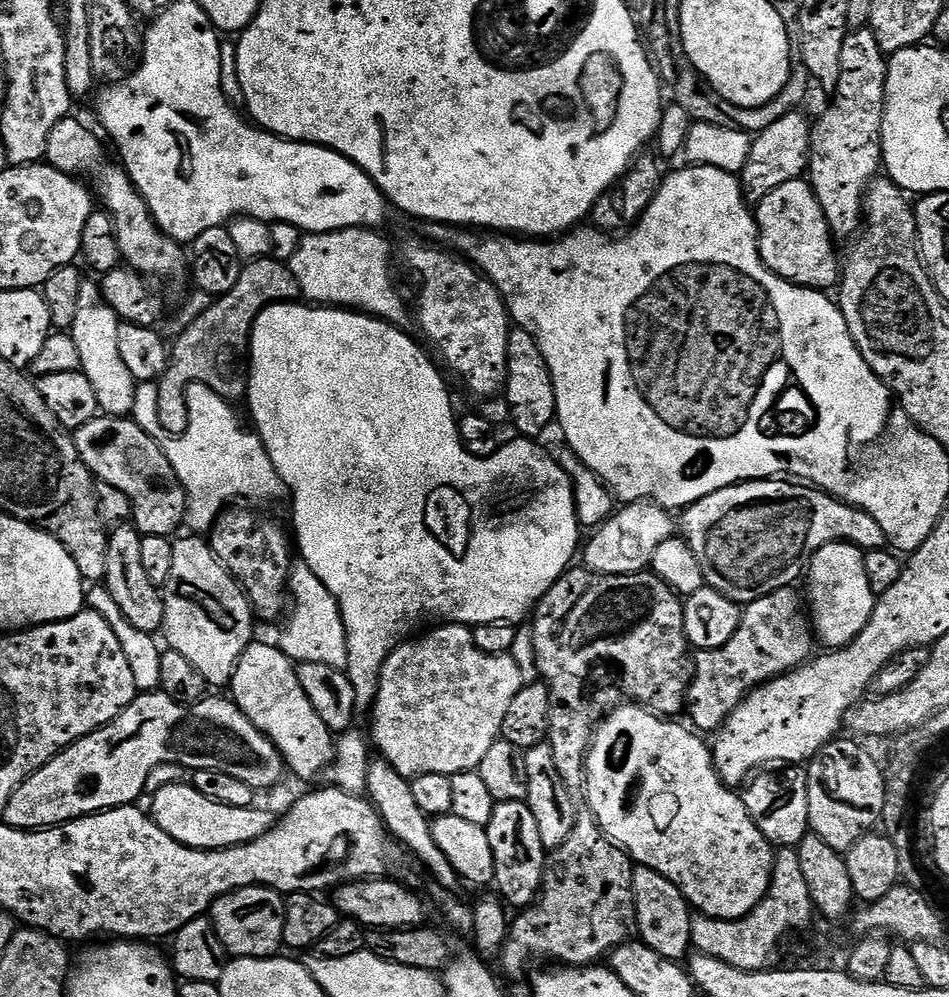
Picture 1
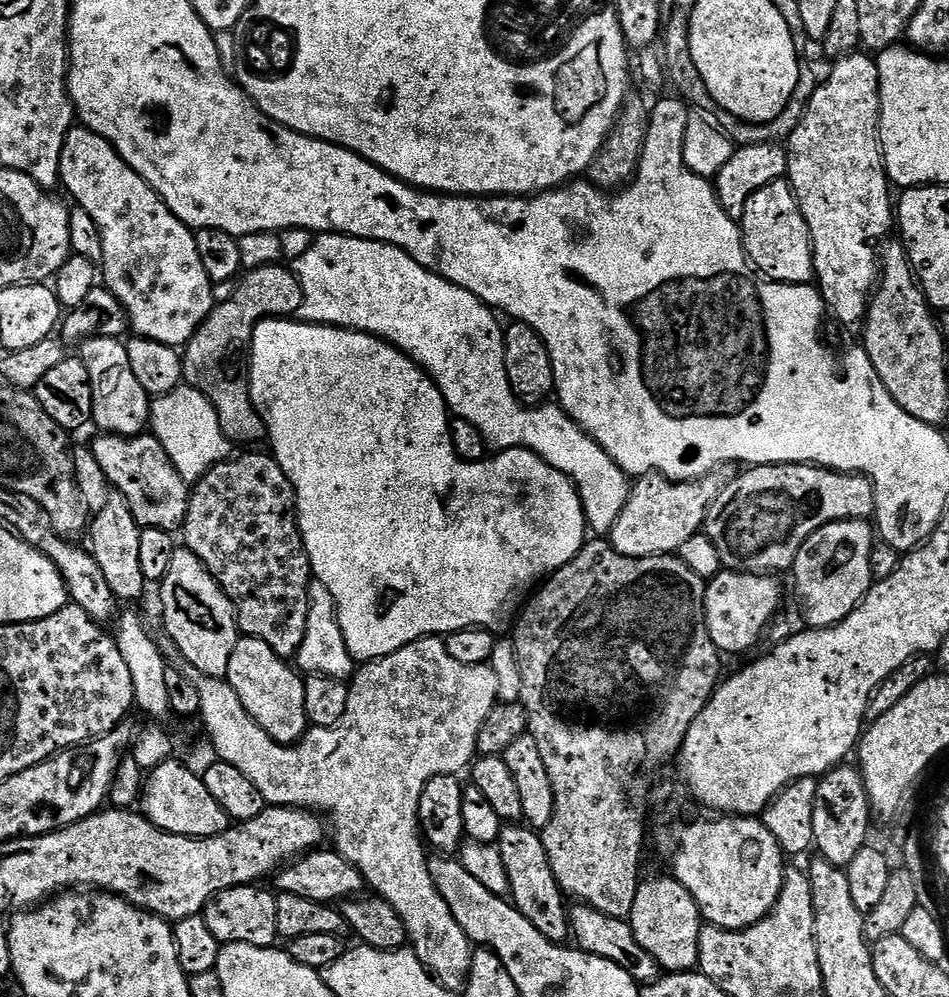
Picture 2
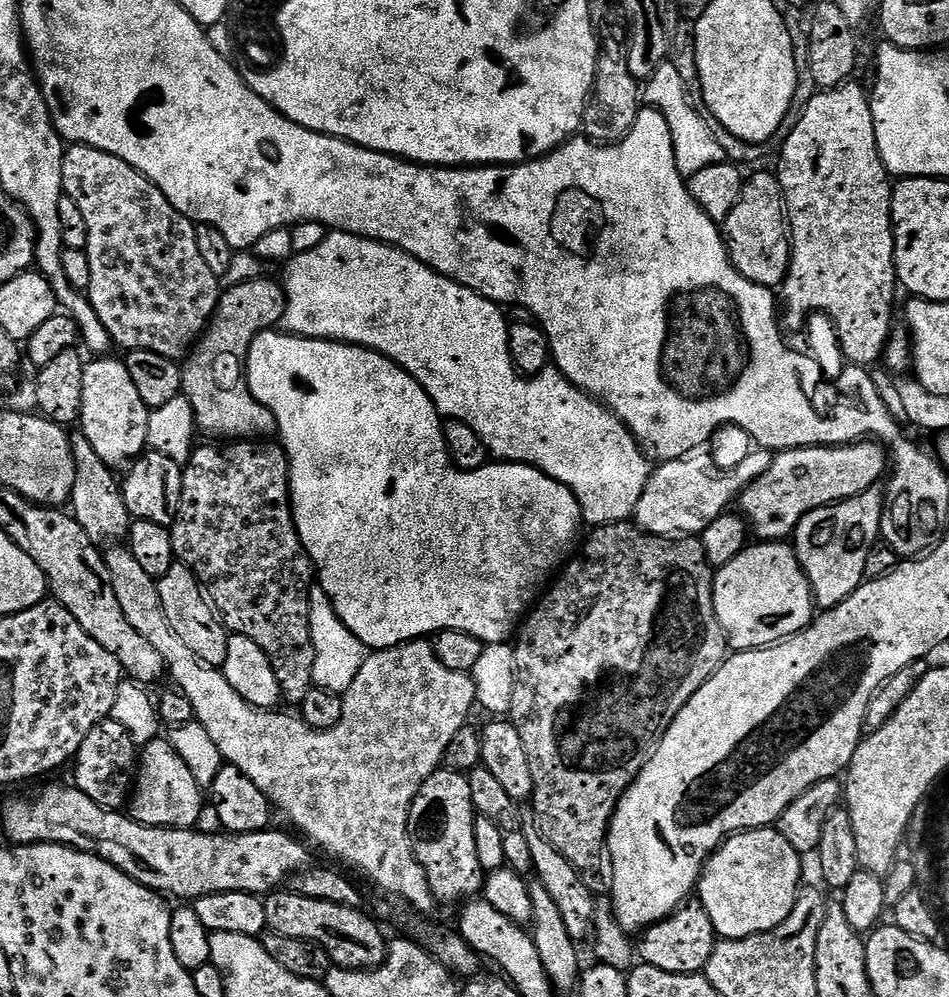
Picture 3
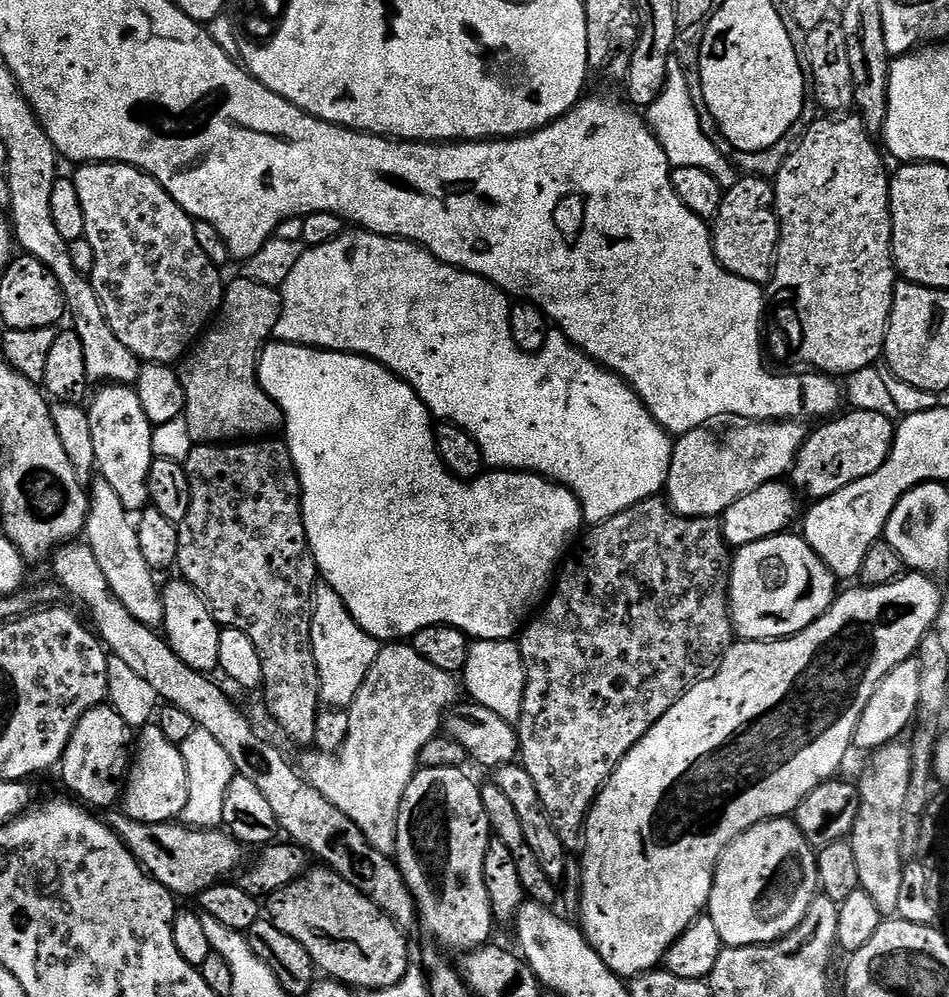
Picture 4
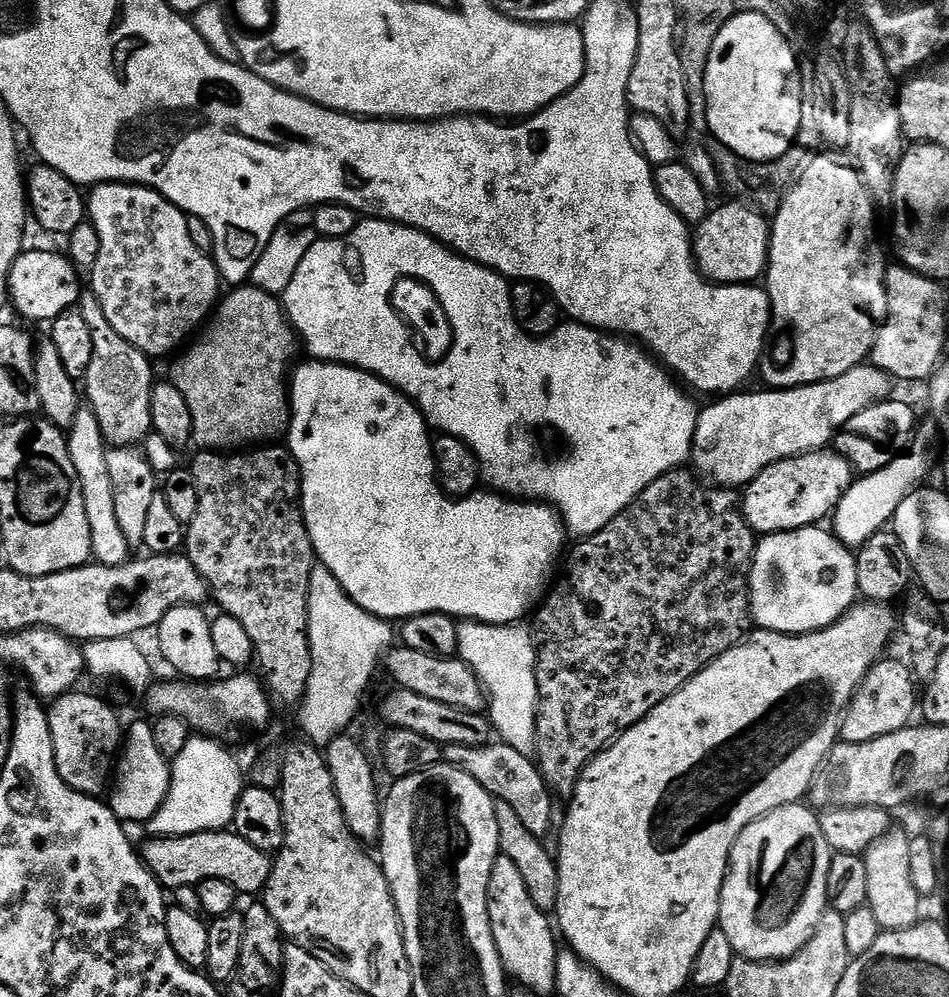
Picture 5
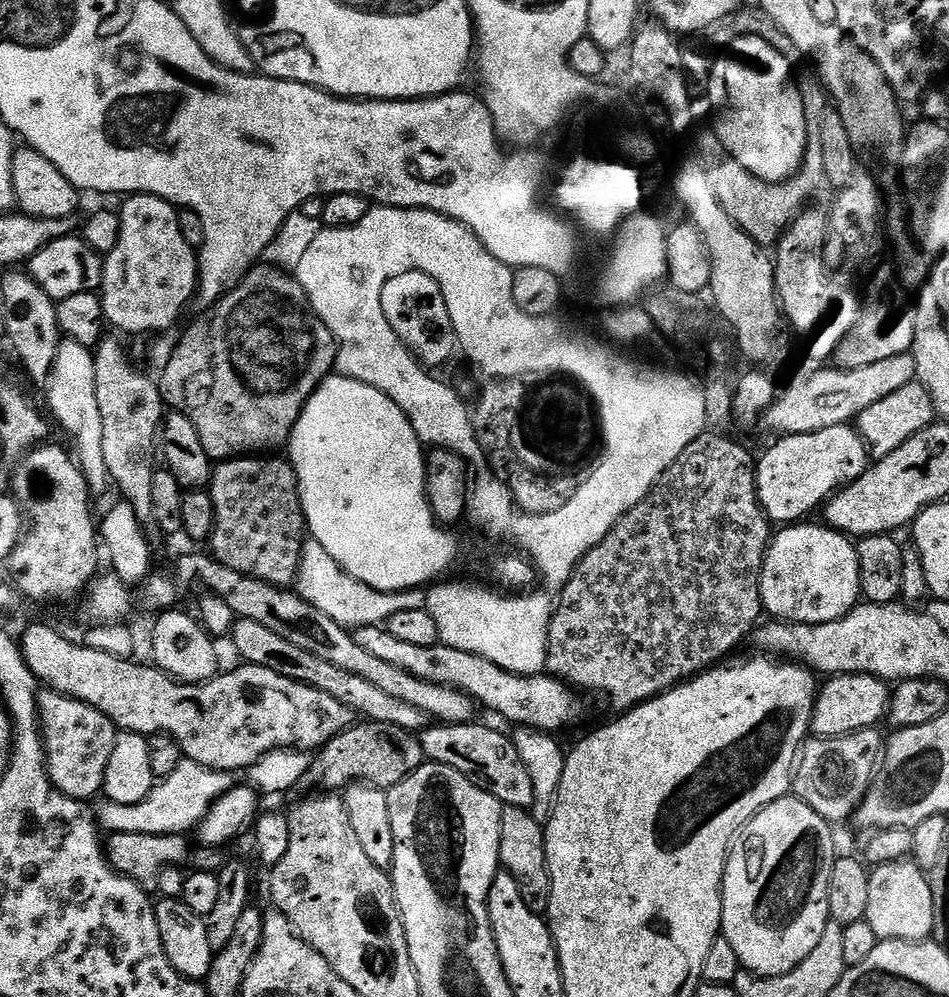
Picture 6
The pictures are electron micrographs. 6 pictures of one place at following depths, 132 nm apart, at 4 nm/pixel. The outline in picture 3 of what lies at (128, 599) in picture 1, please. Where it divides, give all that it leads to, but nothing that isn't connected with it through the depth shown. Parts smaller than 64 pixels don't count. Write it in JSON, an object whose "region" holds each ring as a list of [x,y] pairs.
{"region":[[[83,434],[73,435],[71,442],[76,482],[70,501],[70,515],[78,522],[78,526],[82,526],[82,530],[86,530],[86,534],[97,546],[115,545],[127,537],[130,527],[121,481],[117,473],[106,462],[102,462],[102,458],[98,458],[94,446],[86,442]]]}

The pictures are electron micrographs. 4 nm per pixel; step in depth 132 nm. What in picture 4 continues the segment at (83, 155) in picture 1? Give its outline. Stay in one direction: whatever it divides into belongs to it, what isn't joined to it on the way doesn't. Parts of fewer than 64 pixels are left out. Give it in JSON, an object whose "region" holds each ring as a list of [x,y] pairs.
{"region":[[[109,162],[107,164],[82,164],[75,170],[77,172],[74,173],[74,179],[78,198],[82,201],[82,215],[86,218],[84,239],[90,242],[90,246],[94,246],[94,270],[90,279],[102,302],[106,322],[110,322],[110,330],[114,330],[114,334],[118,334],[118,342],[122,342],[122,346],[126,346],[134,355],[139,356],[141,361],[175,365],[199,341],[202,333],[209,327],[210,321],[219,313],[226,287],[225,281],[223,279],[220,281],[221,269],[212,264],[210,258],[206,258],[202,246],[198,246],[198,238],[194,238],[196,220],[180,209],[178,202],[170,198],[168,191],[153,176],[148,176],[139,168],[132,168],[129,164]]]}

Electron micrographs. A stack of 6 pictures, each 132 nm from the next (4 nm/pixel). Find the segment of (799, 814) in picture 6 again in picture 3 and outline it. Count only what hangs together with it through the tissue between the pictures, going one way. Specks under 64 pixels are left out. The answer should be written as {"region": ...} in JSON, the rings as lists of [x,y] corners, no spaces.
{"region":[[[775,827],[767,828],[752,828],[748,832],[737,832],[735,836],[729,836],[715,852],[708,858],[708,863],[705,864],[703,875],[700,877],[698,885],[698,899],[700,905],[706,910],[706,914],[710,914],[710,922],[714,922],[714,930],[717,937],[726,940],[737,940],[738,938],[746,938],[754,934],[762,934],[766,930],[774,930],[774,926],[778,926],[782,922],[786,922],[786,918],[790,918],[790,910],[794,910],[794,902],[799,896],[802,887],[800,881],[800,860],[801,853],[794,850],[794,846],[790,846],[790,842],[786,842],[786,838],[782,838],[782,834],[777,832]]]}

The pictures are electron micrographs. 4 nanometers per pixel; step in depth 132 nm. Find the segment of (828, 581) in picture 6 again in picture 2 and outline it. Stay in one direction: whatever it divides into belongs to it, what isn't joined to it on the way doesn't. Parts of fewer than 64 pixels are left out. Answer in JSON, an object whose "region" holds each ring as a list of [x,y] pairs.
{"region":[[[722,570],[707,581],[704,589],[704,613],[710,638],[721,653],[744,652],[759,642],[768,625],[777,619],[780,584],[775,575],[755,576],[750,572]]]}

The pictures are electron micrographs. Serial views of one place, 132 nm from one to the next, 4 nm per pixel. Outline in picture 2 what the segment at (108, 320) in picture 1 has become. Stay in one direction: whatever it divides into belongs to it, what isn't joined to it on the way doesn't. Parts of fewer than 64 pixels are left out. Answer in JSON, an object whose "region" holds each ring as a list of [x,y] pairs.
{"region":[[[95,336],[79,345],[78,355],[90,370],[90,390],[94,394],[92,424],[100,427],[101,433],[110,436],[138,436],[149,427],[152,414],[152,400],[142,390],[142,382],[130,367],[128,345],[123,339],[111,336]]]}

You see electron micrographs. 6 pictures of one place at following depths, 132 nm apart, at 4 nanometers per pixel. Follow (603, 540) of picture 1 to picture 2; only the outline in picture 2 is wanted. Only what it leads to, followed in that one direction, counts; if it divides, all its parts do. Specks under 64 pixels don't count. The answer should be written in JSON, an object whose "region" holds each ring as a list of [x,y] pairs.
{"region":[[[709,474],[700,480],[671,481],[661,478],[659,475],[639,477],[631,485],[628,501],[622,510],[622,514],[614,522],[610,533],[610,543],[618,550],[618,554],[626,554],[630,558],[646,558],[657,554],[679,553],[682,542],[690,542],[703,529],[704,519],[708,513],[708,507],[716,501],[722,487],[719,475]]]}

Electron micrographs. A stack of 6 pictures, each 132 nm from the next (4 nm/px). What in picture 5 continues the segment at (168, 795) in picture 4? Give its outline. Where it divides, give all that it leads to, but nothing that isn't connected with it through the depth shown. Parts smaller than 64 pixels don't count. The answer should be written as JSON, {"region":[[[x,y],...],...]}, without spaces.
{"region":[[[146,719],[145,721],[136,720],[130,726],[128,724],[118,759],[114,764],[110,791],[106,796],[106,803],[112,813],[121,822],[127,822],[129,825],[130,823],[143,825],[152,820],[154,814],[158,814],[162,802],[166,802],[166,794],[170,790],[171,781],[170,762],[160,753],[158,745],[154,743],[154,730],[151,723]]]}

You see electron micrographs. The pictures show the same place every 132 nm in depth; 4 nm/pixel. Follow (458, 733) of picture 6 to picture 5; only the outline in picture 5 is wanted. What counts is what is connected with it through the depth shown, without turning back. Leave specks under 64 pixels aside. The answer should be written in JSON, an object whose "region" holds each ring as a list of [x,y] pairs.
{"region":[[[489,742],[482,746],[447,746],[443,749],[442,760],[443,763],[470,774],[470,778],[481,784],[493,800],[501,800],[506,802],[506,806],[512,807],[530,835],[547,837],[547,832],[552,828],[554,798],[532,756],[518,754],[514,746],[503,742]]]}

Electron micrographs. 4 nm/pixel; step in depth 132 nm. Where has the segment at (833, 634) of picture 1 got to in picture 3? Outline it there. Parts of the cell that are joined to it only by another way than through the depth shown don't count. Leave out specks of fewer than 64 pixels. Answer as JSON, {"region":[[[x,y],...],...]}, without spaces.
{"region":[[[874,487],[849,500],[814,510],[800,520],[794,533],[794,547],[802,570],[812,583],[812,598],[817,609],[838,606],[864,583],[866,554],[870,554],[882,536],[880,523],[885,499],[885,493]]]}

